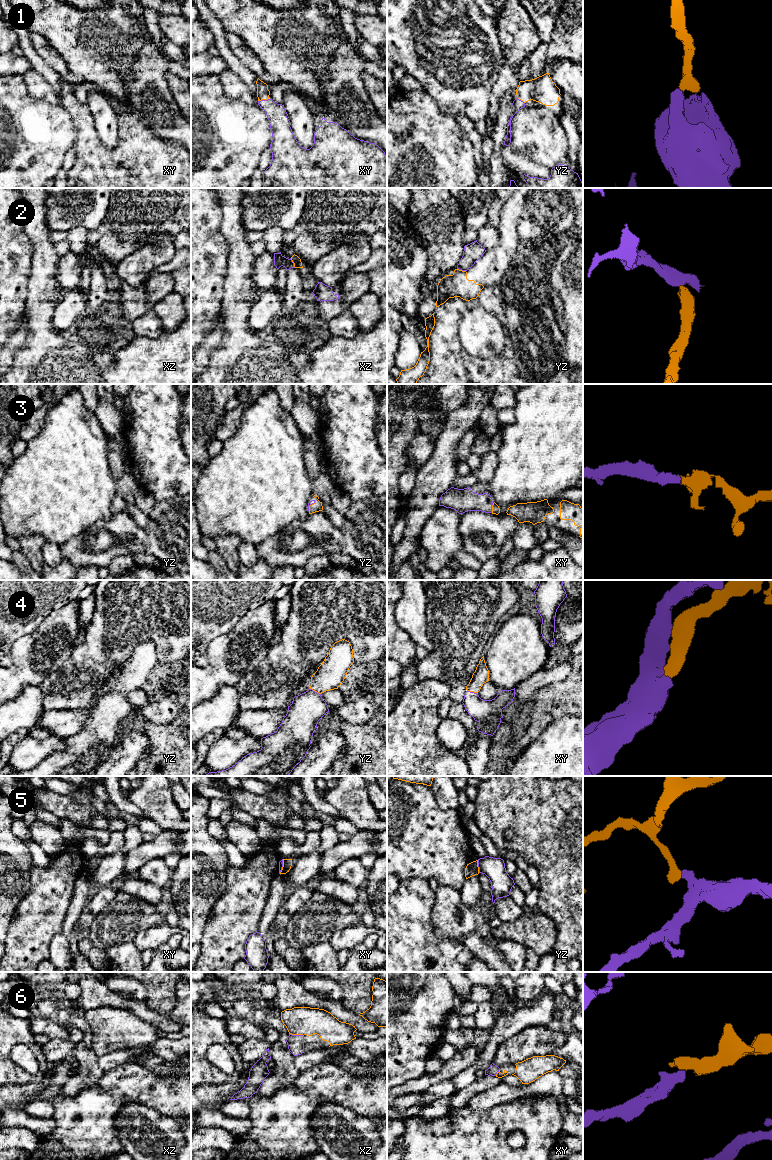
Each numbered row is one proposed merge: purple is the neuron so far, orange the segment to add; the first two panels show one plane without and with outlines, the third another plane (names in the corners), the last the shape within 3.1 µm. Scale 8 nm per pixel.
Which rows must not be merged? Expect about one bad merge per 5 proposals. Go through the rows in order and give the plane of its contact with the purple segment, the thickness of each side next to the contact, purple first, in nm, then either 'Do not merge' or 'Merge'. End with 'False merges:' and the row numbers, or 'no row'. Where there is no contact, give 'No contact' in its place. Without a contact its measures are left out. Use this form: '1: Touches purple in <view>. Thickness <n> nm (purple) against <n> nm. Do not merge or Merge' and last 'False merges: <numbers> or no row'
1: Touches purple in xy. Thickness 160 nm (purple) against 100 nm. Merge
2: Touches purple in xz. Thickness 90 nm (purple) against 70 nm. Do not merge
3: Touches purple in xy. Thickness 190 nm (purple) against 60 nm. Merge
4: Touches purple in yz. Thickness 260 nm (purple) against 220 nm. Merge
5: Touches purple in yz. Thickness 180 nm (purple) against 110 nm. Do not merge
6: Touches purple in xz. Thickness 130 nm (purple) against 220 nm. Merge
False merges: 2, 5

